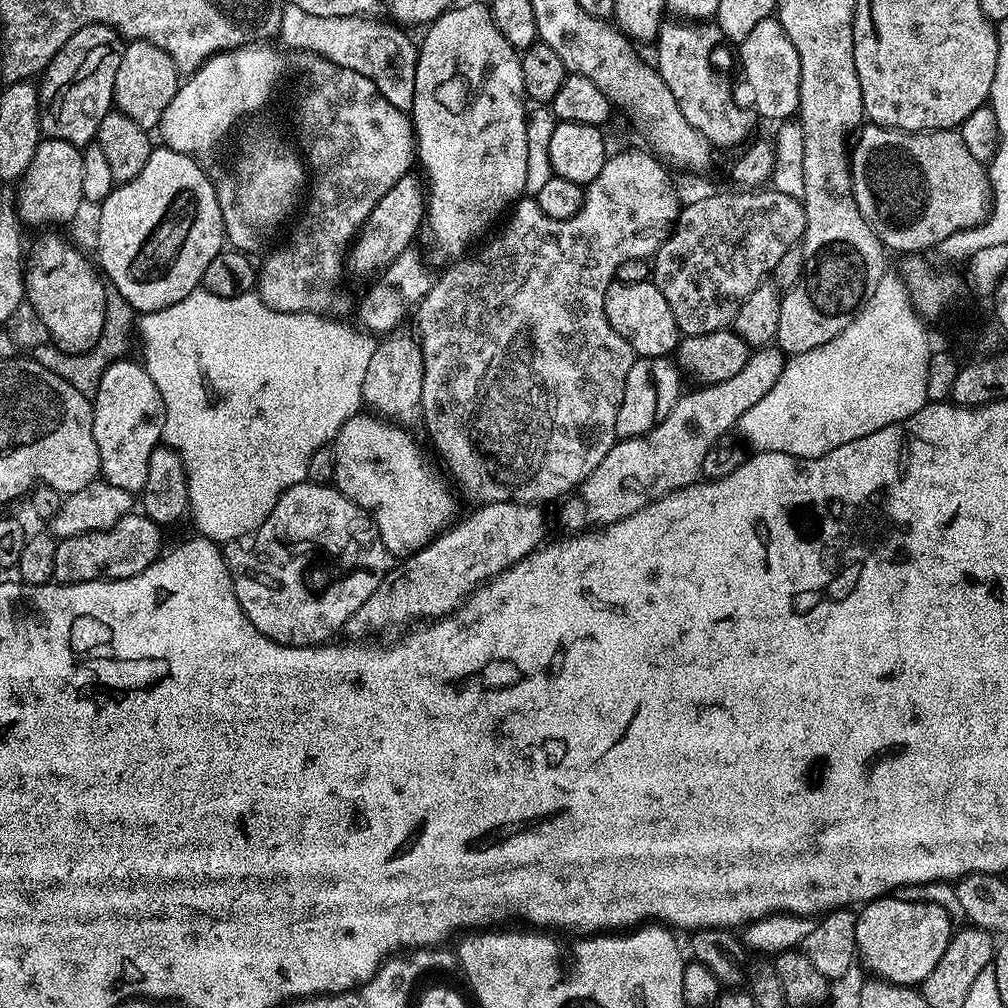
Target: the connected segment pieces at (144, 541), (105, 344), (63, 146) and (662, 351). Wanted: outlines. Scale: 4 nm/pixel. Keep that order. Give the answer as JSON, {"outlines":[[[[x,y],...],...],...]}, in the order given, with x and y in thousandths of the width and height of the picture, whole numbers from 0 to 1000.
{"outlines":[[[[128,510],[103,528],[64,532],[57,539],[52,574],[57,579],[80,579],[94,575],[120,575],[141,569],[141,565],[160,551],[159,528],[160,525],[146,512]]],[[[111,285],[104,287],[105,312],[102,313],[102,327],[98,333],[98,339],[87,349],[67,350],[49,339],[44,342],[36,343],[30,347],[30,355],[40,363],[50,367],[52,371],[58,372],[63,378],[69,380],[73,386],[77,387],[82,393],[94,394],[96,385],[99,382],[101,371],[104,370],[105,363],[109,362],[115,356],[120,356],[126,349],[127,329],[133,323],[135,313],[134,307],[124,297],[111,298]]],[[[41,138],[38,149],[34,153],[34,161],[26,169],[26,173],[20,176],[18,186],[20,191],[14,195],[14,201],[20,212],[21,219],[28,222],[48,222],[44,224],[56,224],[52,222],[63,222],[66,218],[71,218],[79,210],[79,202],[84,201],[81,192],[81,157],[82,150],[76,144],[61,139]]],[[[609,280],[601,288],[599,297],[601,315],[609,327],[636,353],[666,354],[672,348],[677,336],[675,324],[669,319],[669,312],[665,312],[665,304],[661,296],[657,296],[657,288],[653,288],[646,280],[638,282],[617,282]]]]}

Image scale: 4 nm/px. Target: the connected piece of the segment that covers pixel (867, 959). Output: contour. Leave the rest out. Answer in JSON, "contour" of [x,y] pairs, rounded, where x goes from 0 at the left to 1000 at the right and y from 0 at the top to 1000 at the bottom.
{"contour":[[[887,887],[875,889],[872,893],[862,893],[852,902],[849,913],[849,942],[852,951],[857,951],[858,958],[865,963],[862,965],[874,972],[881,972],[884,976],[916,977],[923,962],[927,962],[935,946],[938,946],[938,938],[946,928],[945,910],[935,899],[923,895],[899,895],[892,893]]]}

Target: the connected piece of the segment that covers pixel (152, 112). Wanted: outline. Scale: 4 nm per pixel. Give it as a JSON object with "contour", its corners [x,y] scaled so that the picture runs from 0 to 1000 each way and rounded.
{"contour":[[[145,40],[124,43],[121,62],[113,77],[114,106],[121,113],[133,117],[137,125],[148,129],[159,126],[159,118],[181,82],[181,73],[173,65],[173,58],[165,51]]]}

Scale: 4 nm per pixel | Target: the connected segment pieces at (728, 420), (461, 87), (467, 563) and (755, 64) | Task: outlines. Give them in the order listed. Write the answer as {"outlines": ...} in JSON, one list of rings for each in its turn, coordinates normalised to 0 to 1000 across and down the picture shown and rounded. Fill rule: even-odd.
{"outlines":[[[[769,343],[749,346],[740,363],[736,363],[736,367],[728,371],[728,375],[720,375],[720,379],[694,383],[698,385],[692,386],[691,389],[680,388],[669,399],[665,411],[661,411],[661,415],[657,415],[657,419],[653,419],[640,433],[612,436],[605,450],[601,450],[601,454],[597,454],[597,458],[589,462],[589,466],[575,479],[575,483],[555,501],[556,520],[561,524],[561,529],[574,530],[597,524],[600,520],[608,520],[617,514],[625,514],[625,510],[637,506],[642,500],[656,496],[674,484],[691,479],[696,472],[697,459],[702,452],[707,451],[708,445],[714,440],[713,437],[725,425],[727,428],[731,424],[736,411],[740,411],[740,407],[748,403],[748,399],[752,399],[764,389],[768,379],[772,379],[779,360],[779,350]]],[[[460,4],[457,8],[445,7],[443,12],[424,25],[421,41],[415,44],[414,73],[411,78],[411,93],[407,104],[407,118],[411,132],[411,155],[421,166],[420,178],[423,180],[423,226],[429,229],[429,234],[435,241],[440,242],[443,238],[453,238],[456,242],[464,242],[472,238],[496,213],[499,215],[511,203],[512,199],[521,193],[522,185],[522,125],[524,115],[520,111],[522,96],[518,81],[517,53],[508,47],[508,44],[494,30],[488,21],[485,5]]],[[[503,496],[477,500],[467,506],[469,508],[461,516],[453,515],[423,543],[398,555],[387,564],[379,573],[379,577],[375,577],[375,585],[371,585],[371,589],[367,589],[367,593],[363,593],[363,597],[359,597],[359,601],[355,601],[351,609],[347,609],[339,624],[340,630],[345,630],[349,635],[361,635],[372,627],[381,627],[384,623],[397,623],[400,619],[411,618],[412,615],[429,617],[434,613],[446,611],[477,579],[498,570],[503,563],[509,563],[518,554],[537,543],[541,535],[540,512],[533,501],[512,500],[509,496]]],[[[773,19],[752,22],[738,40],[733,41],[734,63],[738,66],[738,79],[746,90],[746,103],[751,116],[781,120],[791,114],[794,105],[794,63],[788,42],[780,38]],[[750,106],[750,107],[749,107]],[[754,114],[754,115],[753,115]]]]}

